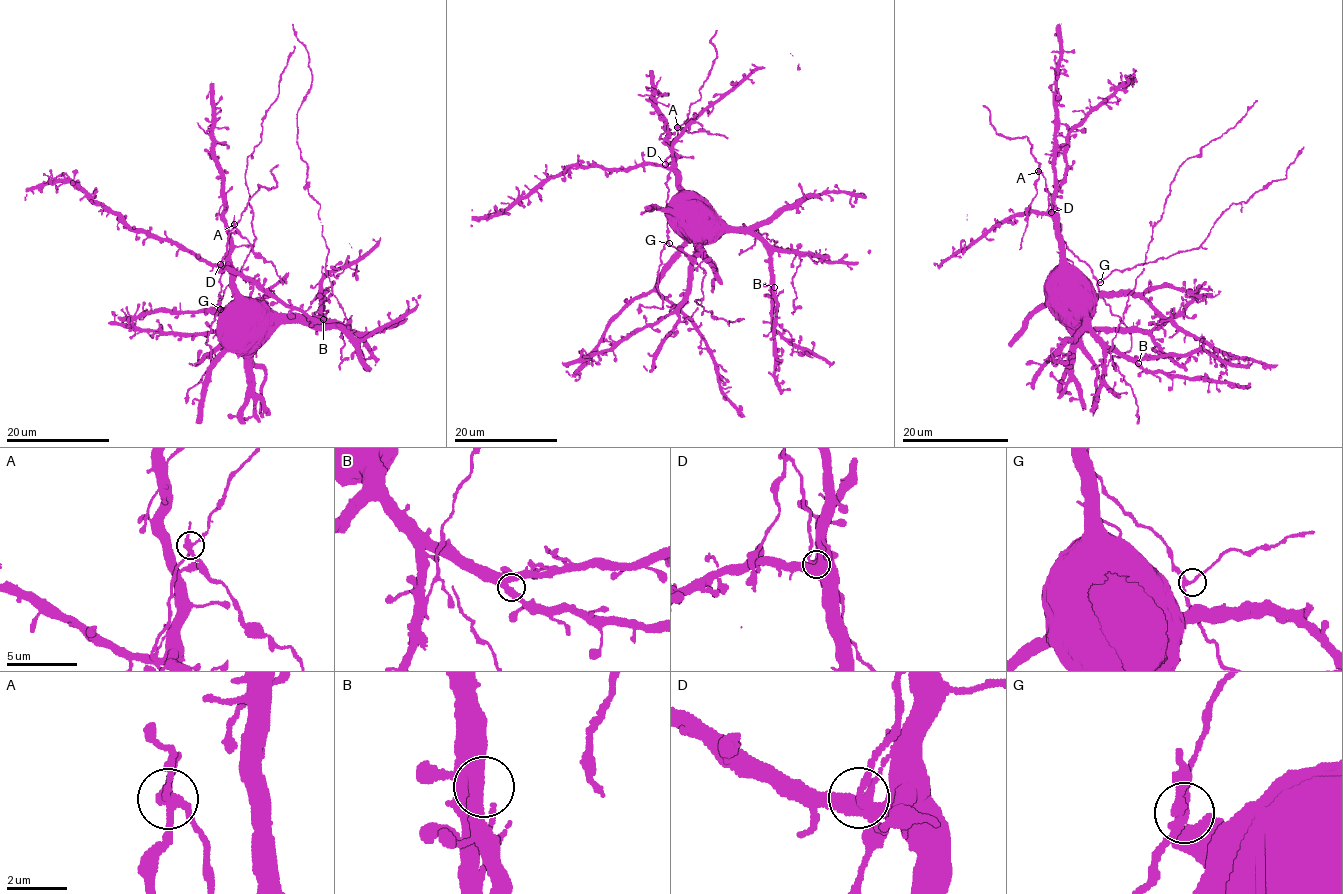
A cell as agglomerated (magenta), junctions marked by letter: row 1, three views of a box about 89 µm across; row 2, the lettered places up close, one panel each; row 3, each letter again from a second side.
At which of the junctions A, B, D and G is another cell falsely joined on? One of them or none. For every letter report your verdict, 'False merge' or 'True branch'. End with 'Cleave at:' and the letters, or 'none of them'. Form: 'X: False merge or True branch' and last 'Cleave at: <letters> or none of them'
A: False merge
B: True branch
D: True branch
G: True branch
Cleave at: A

